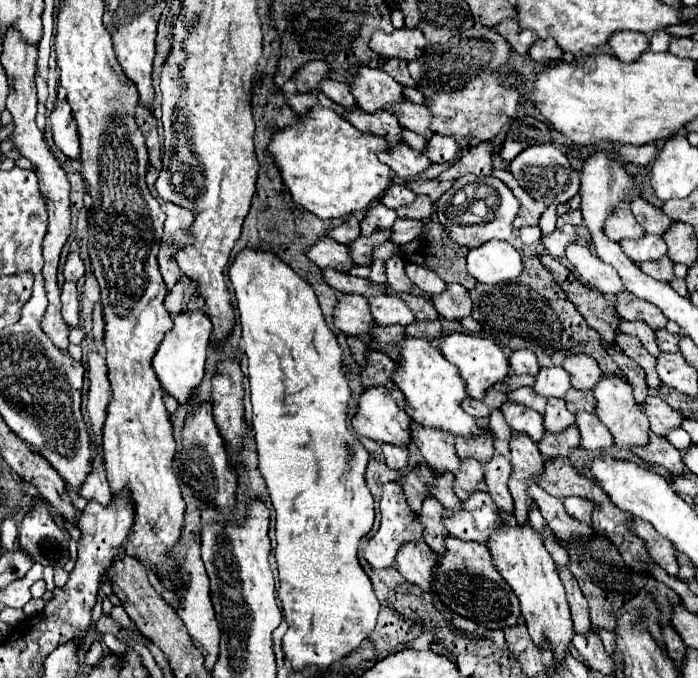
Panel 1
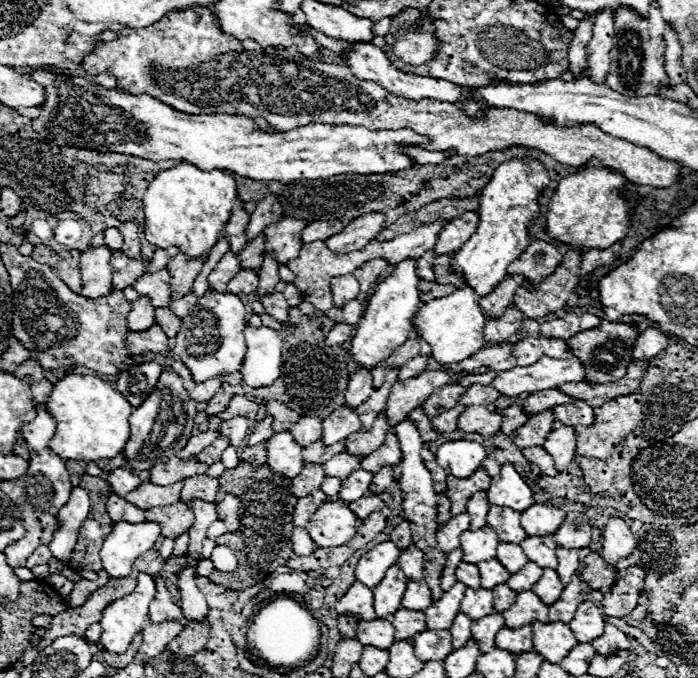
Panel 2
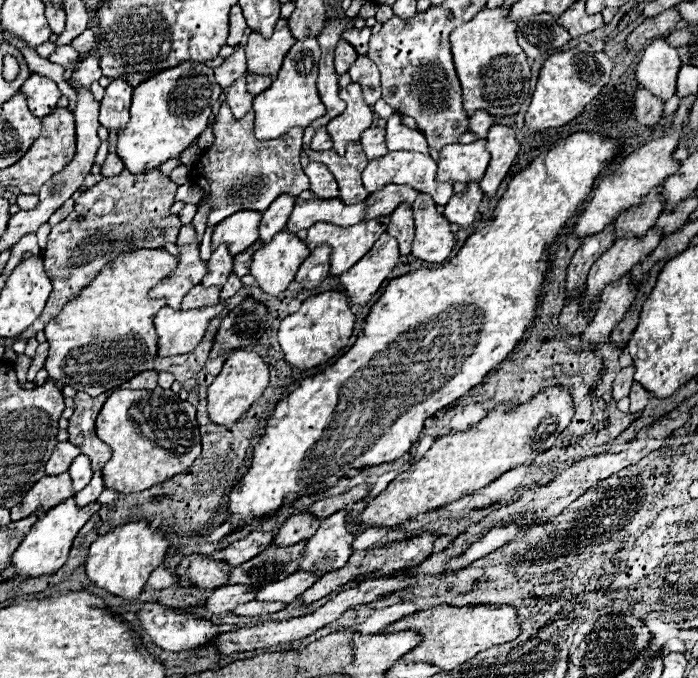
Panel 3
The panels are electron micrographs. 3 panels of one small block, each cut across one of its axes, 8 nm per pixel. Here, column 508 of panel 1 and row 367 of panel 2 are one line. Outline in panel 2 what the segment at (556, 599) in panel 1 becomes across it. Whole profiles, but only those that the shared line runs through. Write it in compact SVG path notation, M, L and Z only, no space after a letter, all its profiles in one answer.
M544 356L536 364L530 366L514 366L508 372L500 372L500 376L492 382L492 386L504 396L518 396L522 392L540 392L548 388L558 388L566 382L584 382L586 368L576 356L568 358L550 358Z

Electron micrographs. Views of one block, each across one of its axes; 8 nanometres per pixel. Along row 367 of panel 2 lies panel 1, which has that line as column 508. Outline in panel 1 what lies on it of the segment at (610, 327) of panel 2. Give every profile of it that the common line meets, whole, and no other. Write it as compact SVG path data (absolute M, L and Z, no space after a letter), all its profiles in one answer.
M456 536L446 538L446 548L446 556L440 558L434 578L434 590L440 600L452 612L474 620L482 628L504 630L516 626L520 618L520 602L494 566L490 550L484 544L458 540Z

